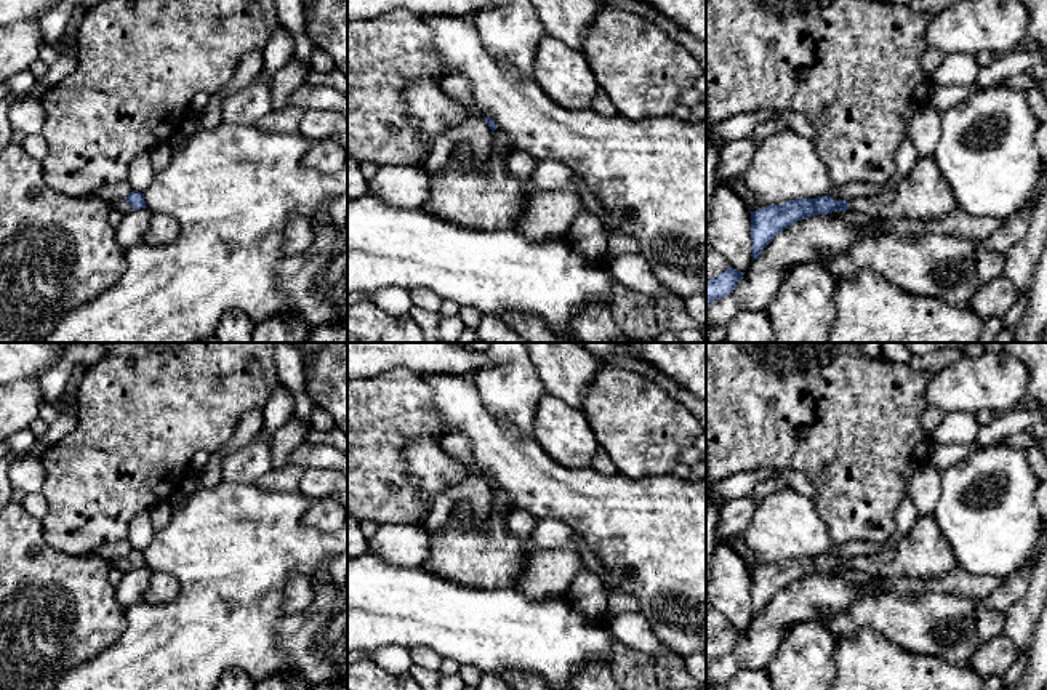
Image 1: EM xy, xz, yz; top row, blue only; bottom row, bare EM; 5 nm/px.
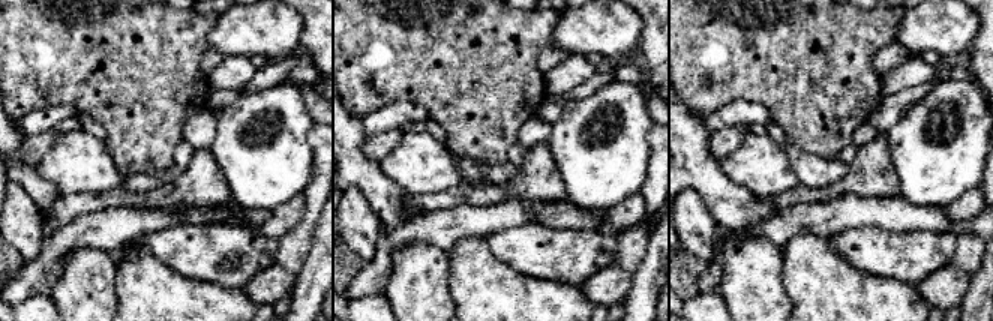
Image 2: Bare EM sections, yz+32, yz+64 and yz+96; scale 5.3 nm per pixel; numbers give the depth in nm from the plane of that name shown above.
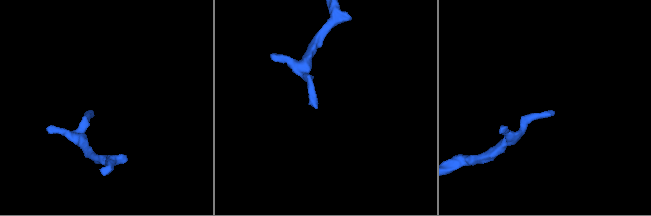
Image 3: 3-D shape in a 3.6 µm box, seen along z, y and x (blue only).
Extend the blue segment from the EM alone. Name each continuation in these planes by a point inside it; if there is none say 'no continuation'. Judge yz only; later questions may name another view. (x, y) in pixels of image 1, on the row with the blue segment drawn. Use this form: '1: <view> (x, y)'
1: yz (924, 194)

